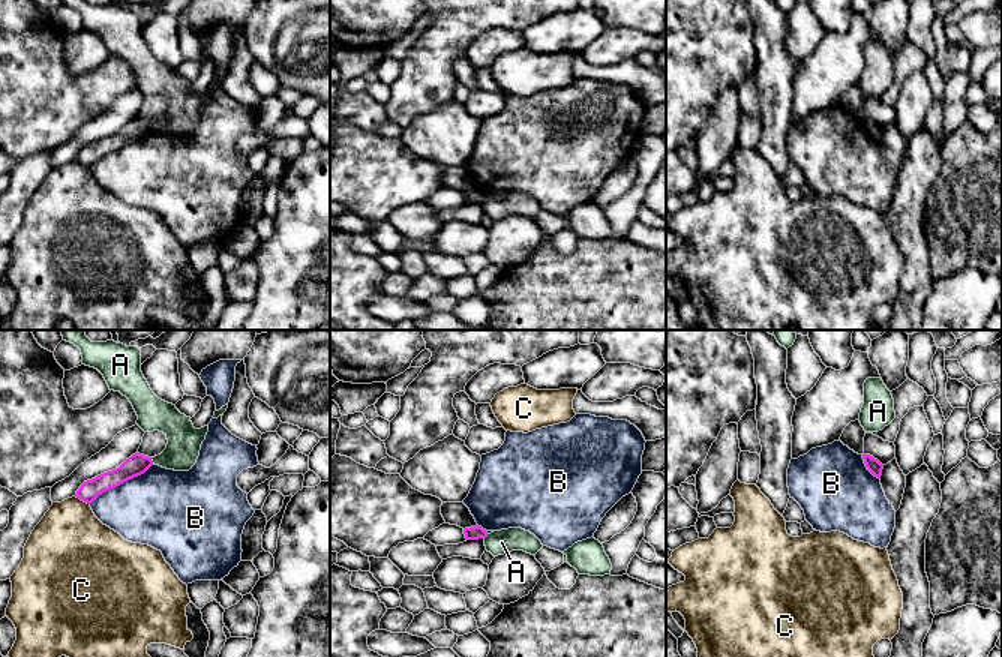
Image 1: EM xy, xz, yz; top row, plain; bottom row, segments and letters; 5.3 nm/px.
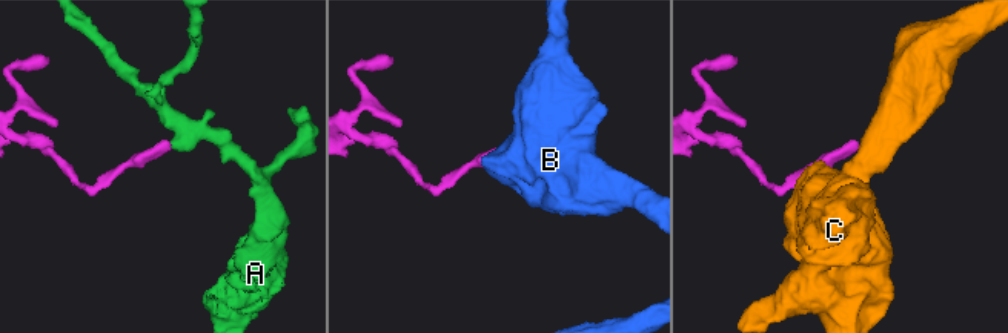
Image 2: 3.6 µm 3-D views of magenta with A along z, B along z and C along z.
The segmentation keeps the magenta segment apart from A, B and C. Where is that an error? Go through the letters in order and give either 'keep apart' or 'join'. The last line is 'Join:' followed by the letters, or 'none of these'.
A: keep apart
B: keep apart
C: keep apart
Join: none of these

